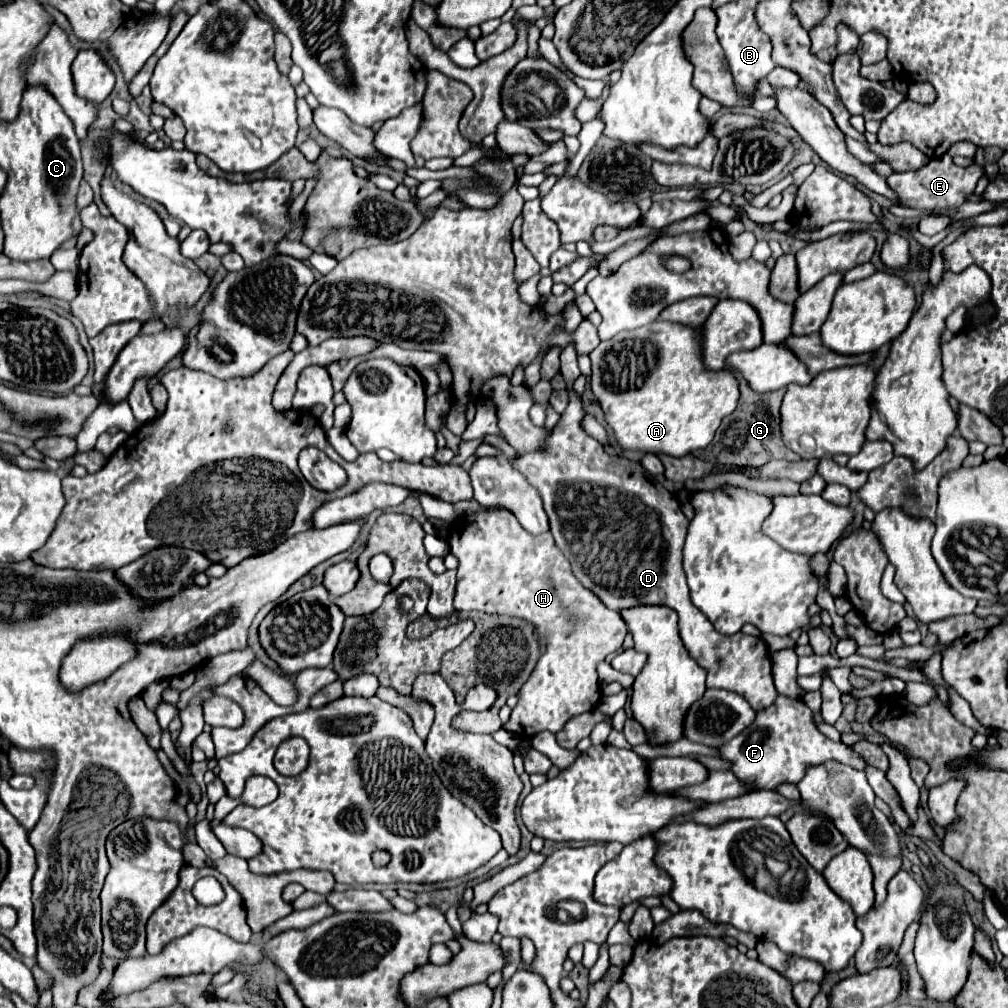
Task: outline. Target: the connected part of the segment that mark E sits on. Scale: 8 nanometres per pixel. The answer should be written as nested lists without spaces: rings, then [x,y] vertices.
[[[945,154],[941,158],[933,158],[925,168],[917,172],[893,172],[887,178],[889,188],[897,192],[903,204],[911,208],[955,208],[965,202],[965,196],[973,194],[977,180],[981,178],[983,168],[979,164],[971,164],[967,168],[959,168],[951,162],[951,156]]]

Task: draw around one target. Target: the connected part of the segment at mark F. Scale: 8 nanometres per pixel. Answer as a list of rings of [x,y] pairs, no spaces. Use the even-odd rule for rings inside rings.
[[[779,696],[773,708],[765,708],[765,712],[757,714],[757,720],[737,734],[733,740],[721,744],[719,756],[729,760],[729,772],[735,774],[737,780],[743,780],[753,790],[777,790],[781,784],[797,784],[809,766],[819,766],[825,760],[837,760],[855,770],[865,770],[865,760],[843,742],[833,742],[825,738],[813,718],[811,710],[801,700],[791,700]]]

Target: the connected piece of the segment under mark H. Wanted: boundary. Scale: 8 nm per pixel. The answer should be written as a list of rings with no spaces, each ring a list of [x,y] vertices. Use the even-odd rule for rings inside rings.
[[[505,510],[459,516],[451,526],[459,526],[449,532],[449,548],[459,558],[455,610],[481,610],[487,614],[525,618],[535,624],[541,636],[541,658],[535,670],[531,672],[529,680],[521,688],[519,702],[513,708],[509,720],[503,724],[503,730],[519,738],[531,738],[541,730],[557,734],[569,718],[589,712],[599,704],[601,694],[595,666],[597,662],[605,660],[607,654],[621,648],[623,638],[627,634],[627,626],[621,614],[605,608],[605,604],[593,592],[577,584],[577,578],[571,574],[569,562],[565,560],[565,556],[561,556],[561,550],[555,546],[551,532],[537,536],[529,534],[515,520],[515,516]]]

